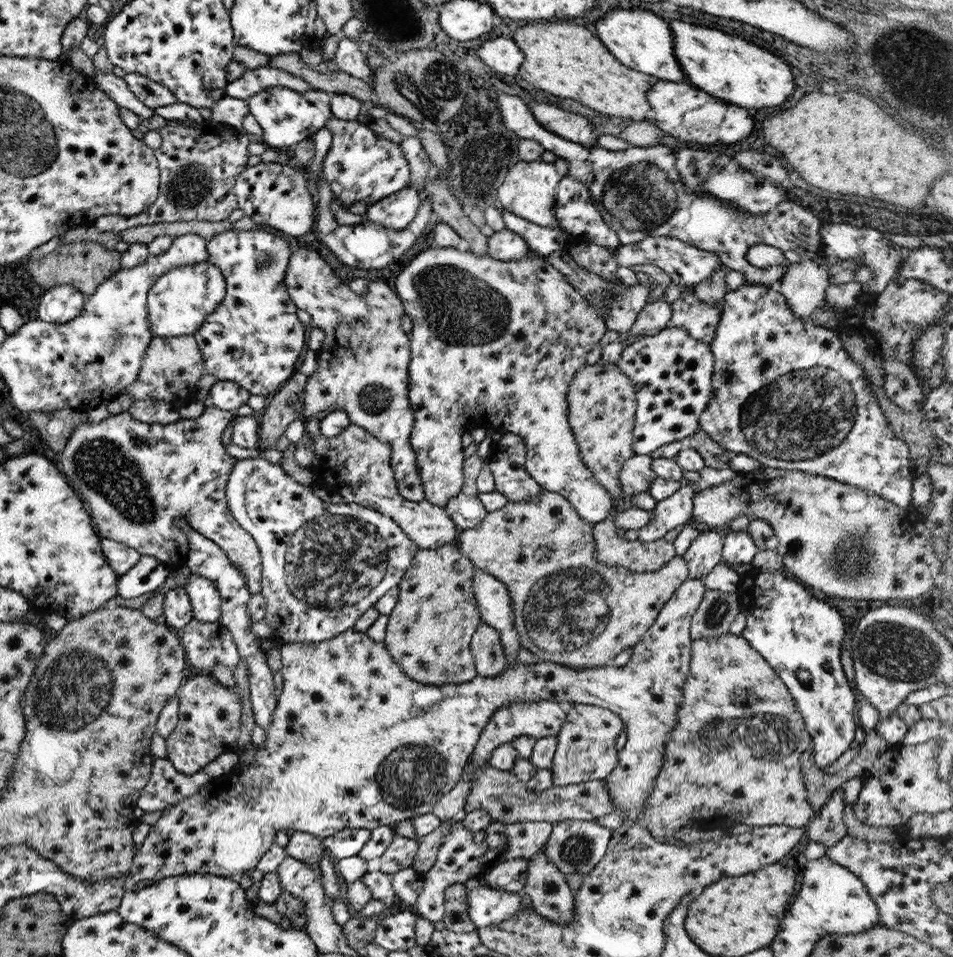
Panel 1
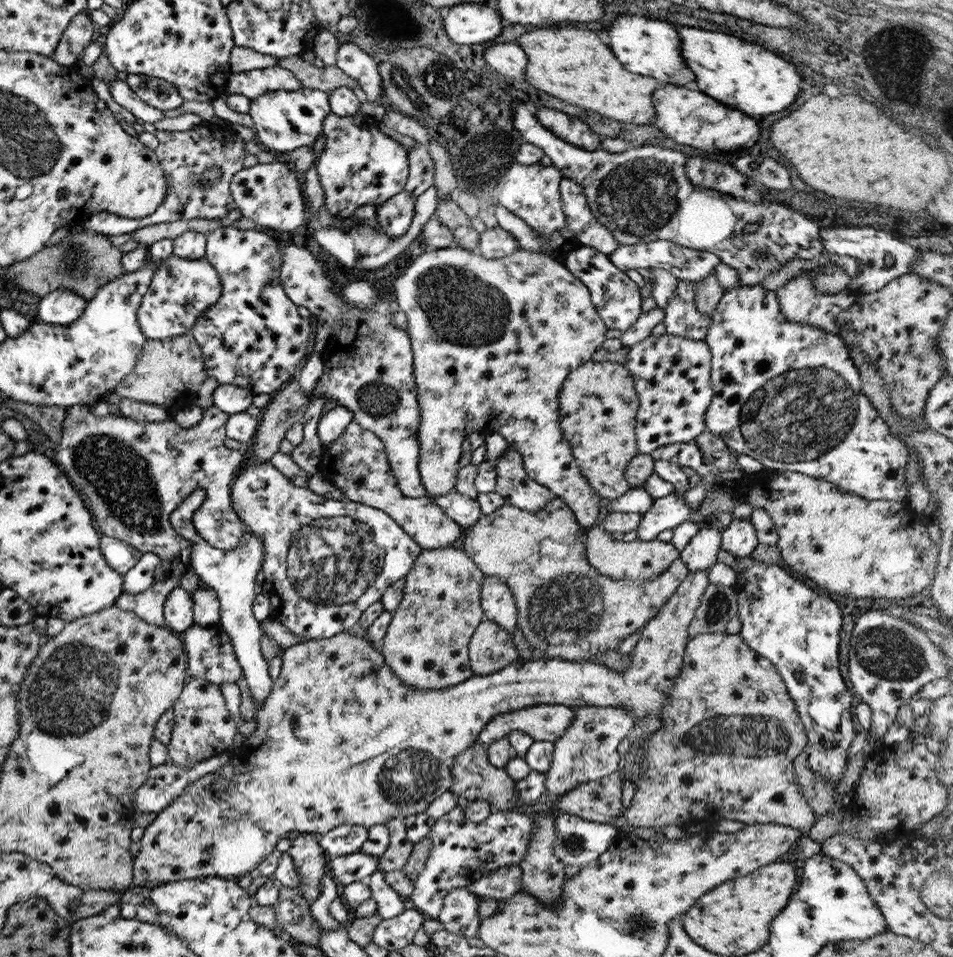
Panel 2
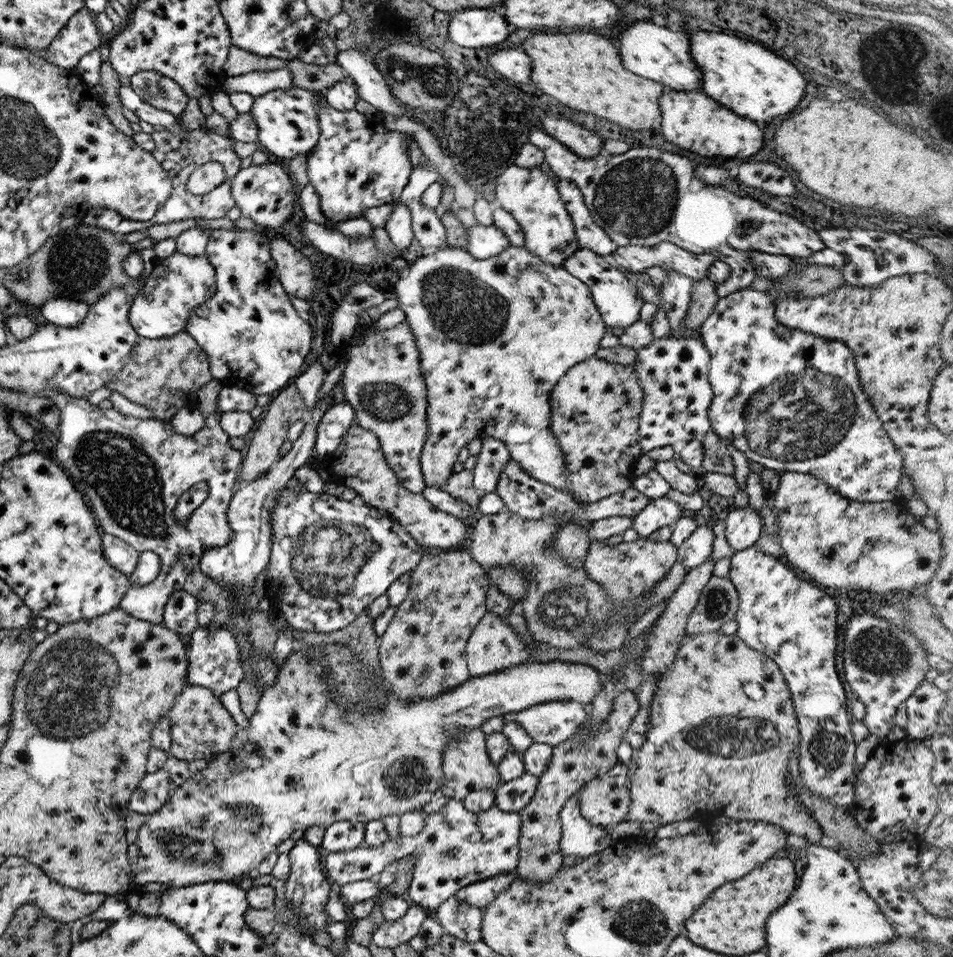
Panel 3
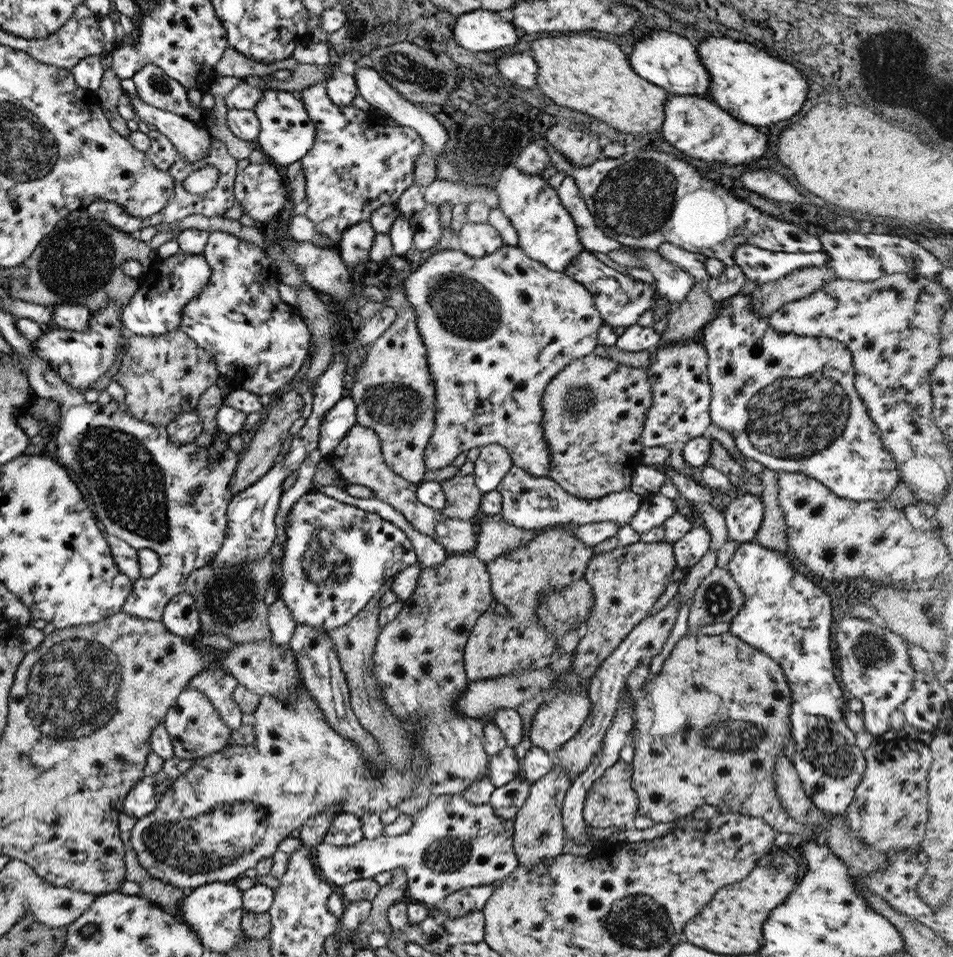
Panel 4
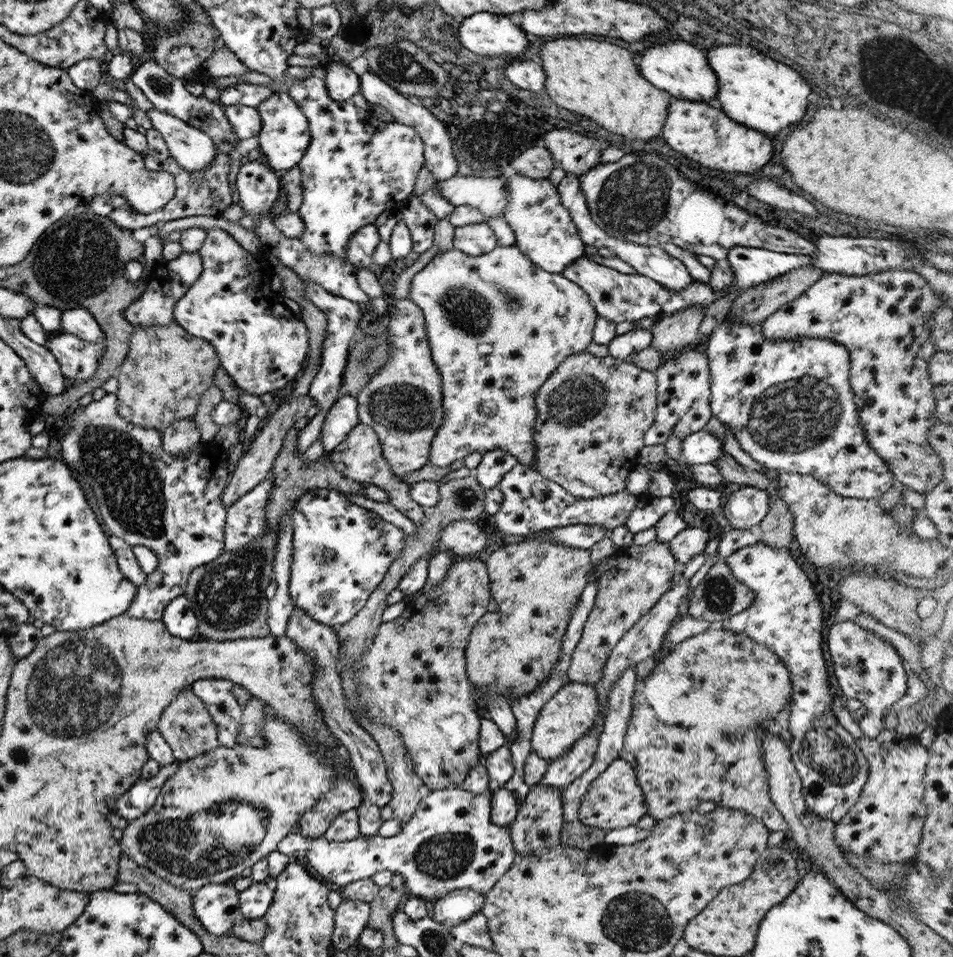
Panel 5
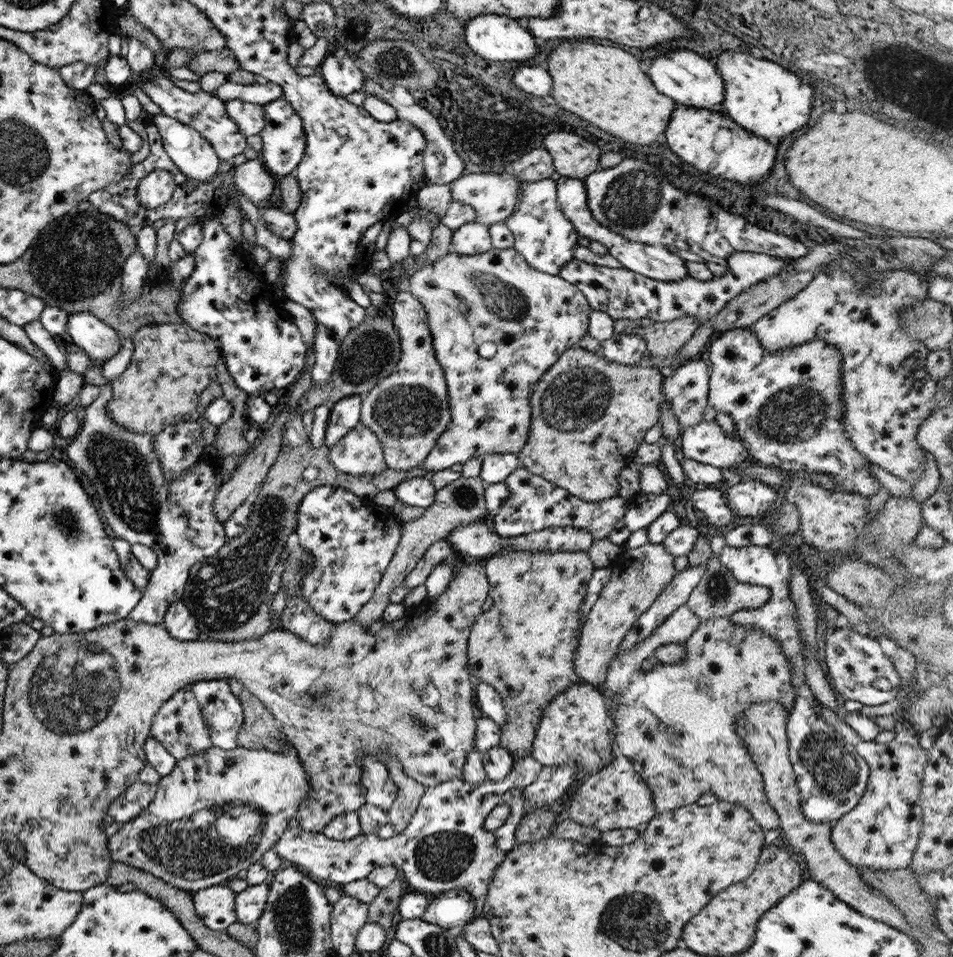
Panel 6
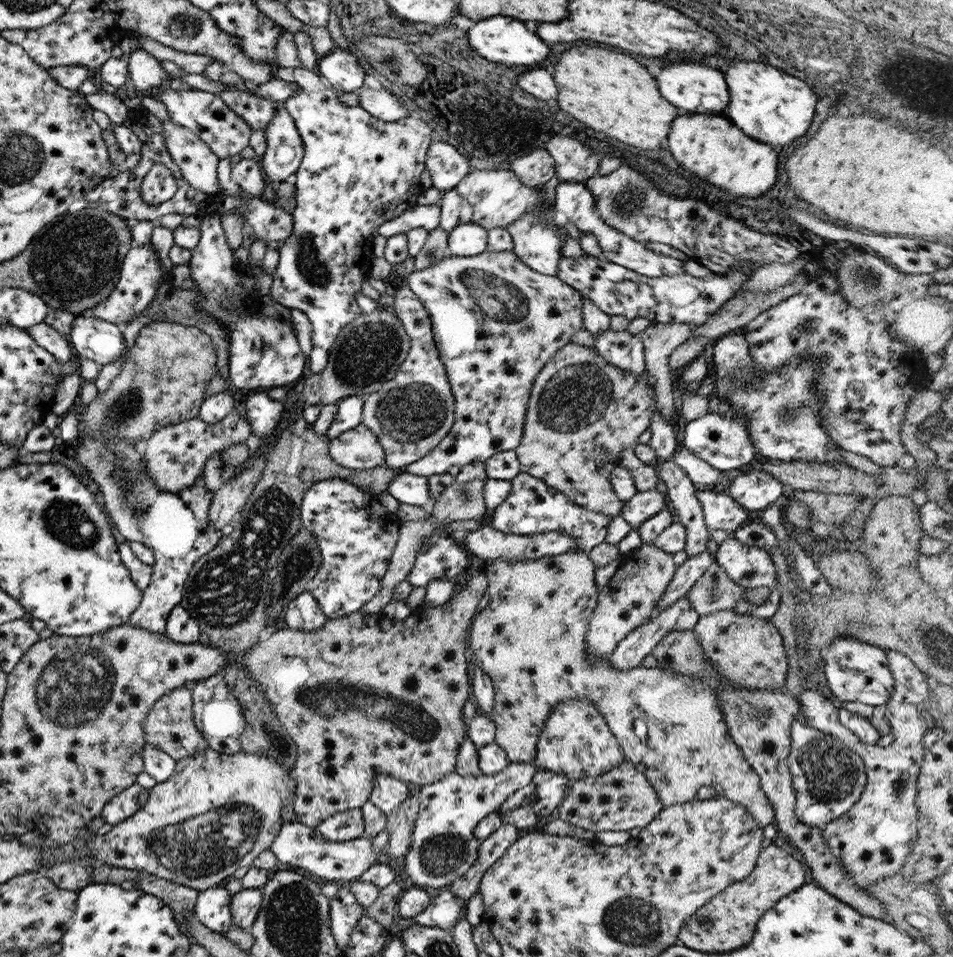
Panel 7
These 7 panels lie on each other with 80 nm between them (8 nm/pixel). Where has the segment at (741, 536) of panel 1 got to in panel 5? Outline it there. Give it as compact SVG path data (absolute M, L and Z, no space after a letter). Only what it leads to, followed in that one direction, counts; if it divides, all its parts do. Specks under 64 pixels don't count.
M739 486L735 492L724 496L722 513L732 529L757 529L769 509L766 490L752 486Z

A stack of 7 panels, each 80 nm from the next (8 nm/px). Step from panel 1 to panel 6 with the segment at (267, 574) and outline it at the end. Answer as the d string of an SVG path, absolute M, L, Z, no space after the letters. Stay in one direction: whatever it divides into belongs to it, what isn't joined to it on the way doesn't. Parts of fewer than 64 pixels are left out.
M320 485L307 492L296 510L298 545L312 556L312 567L301 577L295 596L307 601L311 610L332 624L352 619L371 598L383 571L393 556L400 539L397 518L385 507L375 505L371 498L361 499L339 487Z

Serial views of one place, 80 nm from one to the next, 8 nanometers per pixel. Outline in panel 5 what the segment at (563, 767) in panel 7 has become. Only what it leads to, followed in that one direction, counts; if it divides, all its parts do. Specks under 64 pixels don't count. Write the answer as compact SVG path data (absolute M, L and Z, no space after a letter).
M565 682L553 696L543 704L530 736L530 749L547 762L564 755L592 726L600 715L597 697L591 684Z

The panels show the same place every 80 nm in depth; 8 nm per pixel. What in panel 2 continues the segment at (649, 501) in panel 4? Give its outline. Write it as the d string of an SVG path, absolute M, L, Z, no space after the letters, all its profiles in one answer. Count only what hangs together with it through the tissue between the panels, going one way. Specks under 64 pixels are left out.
M682 492L663 496L650 503L649 510L641 514L641 520L634 530L637 539L652 541L660 532L675 528L678 524L692 518L692 511L683 502Z

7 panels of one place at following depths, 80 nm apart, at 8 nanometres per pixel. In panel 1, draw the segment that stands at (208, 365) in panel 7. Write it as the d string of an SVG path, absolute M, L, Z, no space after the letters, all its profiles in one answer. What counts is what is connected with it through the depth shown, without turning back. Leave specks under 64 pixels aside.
M193 335L172 336L172 337L158 337L153 336L150 340L149 346L143 354L141 360L141 367L137 373L137 379L129 384L127 388L121 391L121 395L131 396L133 400L157 400L157 402L170 403L178 398L185 398L190 401L193 400L196 394L196 382L200 376L204 374L203 360L201 353L197 348Z

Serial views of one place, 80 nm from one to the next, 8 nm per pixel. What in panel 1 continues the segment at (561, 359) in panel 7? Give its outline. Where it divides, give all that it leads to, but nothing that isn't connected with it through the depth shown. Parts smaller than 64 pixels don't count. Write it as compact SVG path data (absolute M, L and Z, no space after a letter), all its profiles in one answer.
M616 364L585 365L573 375L565 398L568 405L567 424L581 460L611 500L623 498L617 473L621 465L634 455L631 441L636 401L631 381L621 374Z

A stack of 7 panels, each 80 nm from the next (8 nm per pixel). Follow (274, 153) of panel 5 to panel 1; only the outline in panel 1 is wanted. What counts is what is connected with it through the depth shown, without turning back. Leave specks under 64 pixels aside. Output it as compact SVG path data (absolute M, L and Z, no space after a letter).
M284 86L264 88L246 99L248 113L253 116L261 127L262 135L258 139L267 148L290 148L302 140L309 139L325 121L332 116L329 104L330 94L319 90L310 90L299 94Z

